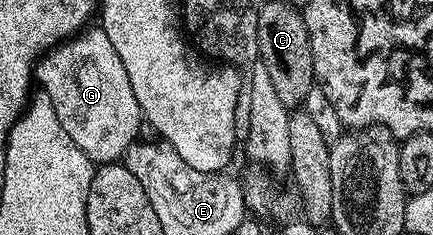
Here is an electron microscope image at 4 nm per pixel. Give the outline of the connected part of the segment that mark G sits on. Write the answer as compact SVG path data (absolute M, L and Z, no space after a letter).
M89 27L77 34L75 37L70 37L69 40L61 42L55 48L49 50L38 60L35 66L35 81L39 86L45 88L47 96L47 104L55 107L55 115L59 115L59 123L63 123L63 131L67 131L67 135L71 135L75 147L79 147L79 151L83 151L89 156L90 161L94 163L117 163L122 160L124 153L131 145L138 140L141 125L143 129L143 114L139 103L135 99L135 91L131 87L131 79L127 75L127 67L123 67L123 59L119 59L119 51L115 51L115 47L111 47L111 39L107 39L107 35L99 27Z

